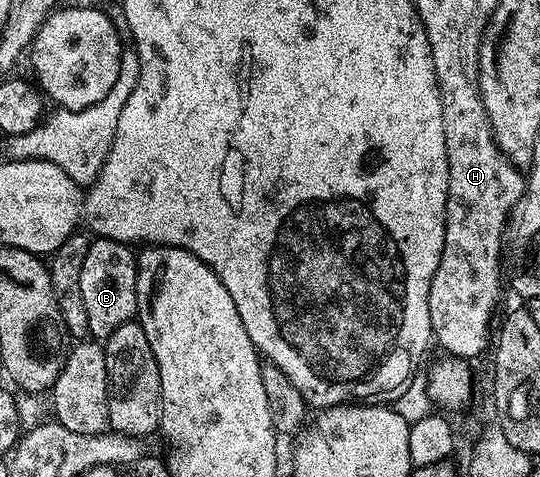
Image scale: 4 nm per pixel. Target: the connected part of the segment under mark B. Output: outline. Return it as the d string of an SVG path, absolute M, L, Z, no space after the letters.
M101 238L90 240L84 267L80 269L80 298L84 298L84 307L88 313L88 330L93 339L104 342L112 333L120 330L120 326L137 317L137 273L136 252L131 245Z

